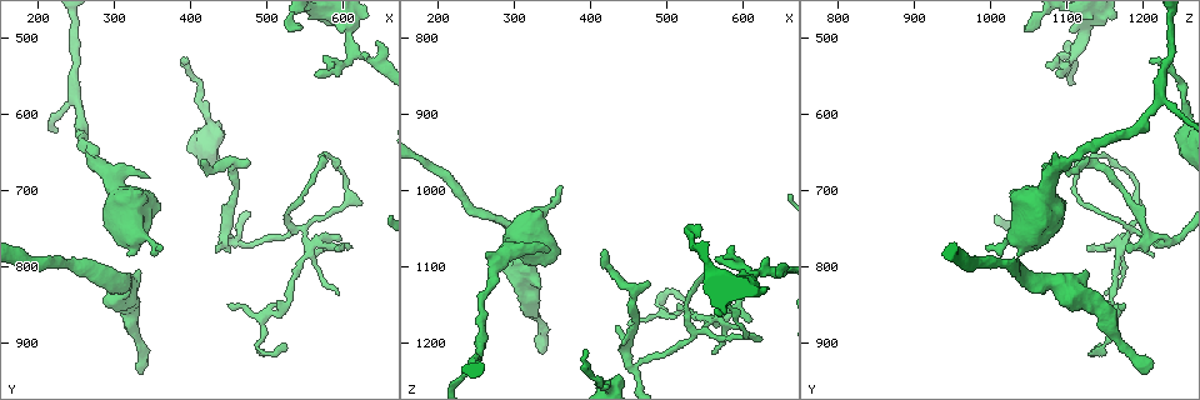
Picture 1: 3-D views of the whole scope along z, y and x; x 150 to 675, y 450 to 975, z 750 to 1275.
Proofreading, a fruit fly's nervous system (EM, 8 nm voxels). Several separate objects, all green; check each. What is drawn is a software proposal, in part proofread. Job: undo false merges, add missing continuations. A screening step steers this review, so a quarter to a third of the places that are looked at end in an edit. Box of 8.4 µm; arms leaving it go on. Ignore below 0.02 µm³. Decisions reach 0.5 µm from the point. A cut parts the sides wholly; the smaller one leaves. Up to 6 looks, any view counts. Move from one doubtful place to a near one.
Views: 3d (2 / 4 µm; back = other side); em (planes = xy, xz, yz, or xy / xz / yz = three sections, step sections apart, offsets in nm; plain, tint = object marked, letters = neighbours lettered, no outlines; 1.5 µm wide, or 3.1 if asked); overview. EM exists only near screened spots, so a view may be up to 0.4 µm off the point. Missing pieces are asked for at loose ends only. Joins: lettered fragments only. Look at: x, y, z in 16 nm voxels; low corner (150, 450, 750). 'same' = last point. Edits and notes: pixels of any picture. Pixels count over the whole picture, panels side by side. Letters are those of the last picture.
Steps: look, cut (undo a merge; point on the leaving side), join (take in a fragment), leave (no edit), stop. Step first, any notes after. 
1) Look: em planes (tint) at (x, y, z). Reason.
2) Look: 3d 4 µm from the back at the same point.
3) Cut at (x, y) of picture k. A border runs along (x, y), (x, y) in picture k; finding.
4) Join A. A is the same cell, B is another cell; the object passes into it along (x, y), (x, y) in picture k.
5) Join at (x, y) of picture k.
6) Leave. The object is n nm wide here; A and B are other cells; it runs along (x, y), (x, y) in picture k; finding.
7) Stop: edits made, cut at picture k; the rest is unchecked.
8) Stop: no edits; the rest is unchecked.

Look: 3d 2 µm from the back at (390, 530, 1215). Branch stops here.

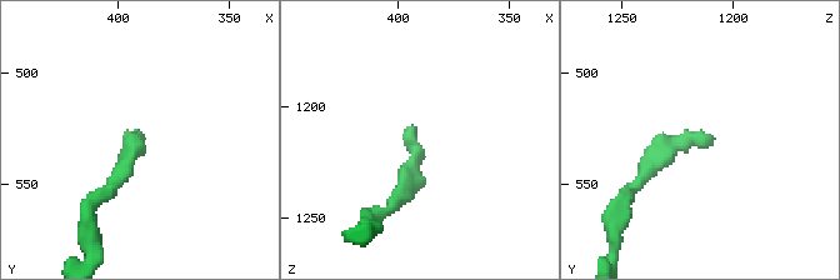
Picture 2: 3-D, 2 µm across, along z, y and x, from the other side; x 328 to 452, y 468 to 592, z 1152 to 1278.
Look: em xz step 4 (letters) at (391, 530, 1211).

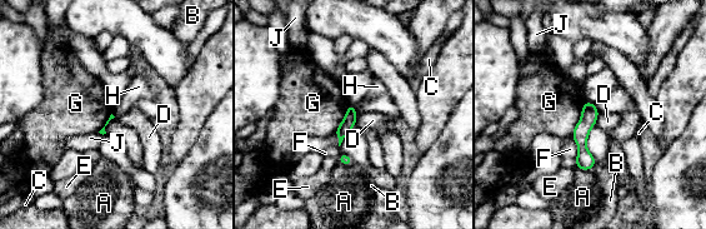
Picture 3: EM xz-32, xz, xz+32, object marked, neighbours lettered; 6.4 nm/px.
Leave. A, B, C, D, E, F, G, H and J are other cells; a border runs along (585, 101), (581, 118), (571, 135) in picture 3; no lettered fragment goes on from it.

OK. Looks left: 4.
Look: em planes (tint) at (350, 685, 1080). Branch stops here.

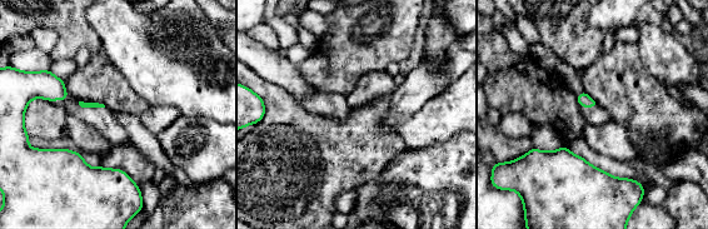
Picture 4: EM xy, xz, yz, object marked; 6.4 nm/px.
Look: em planes (letters) at the same point. What lies round it.

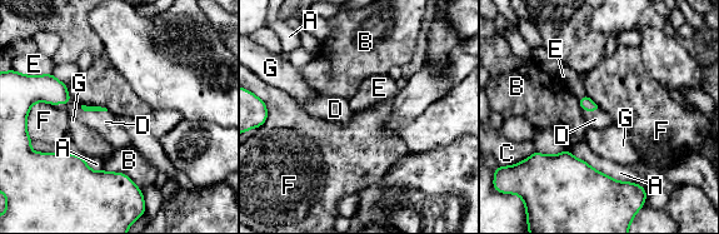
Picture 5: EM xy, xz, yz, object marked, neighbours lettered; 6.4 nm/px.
Join D. D is the same cell, A, B, C, E, F and G are other cells; the object passes into it along (84, 108), (94, 110), (105, 122) in picture 5; the neuron continues.

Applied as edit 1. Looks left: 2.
Stop: edits made, join at picture 5; the rest is unchecked.

